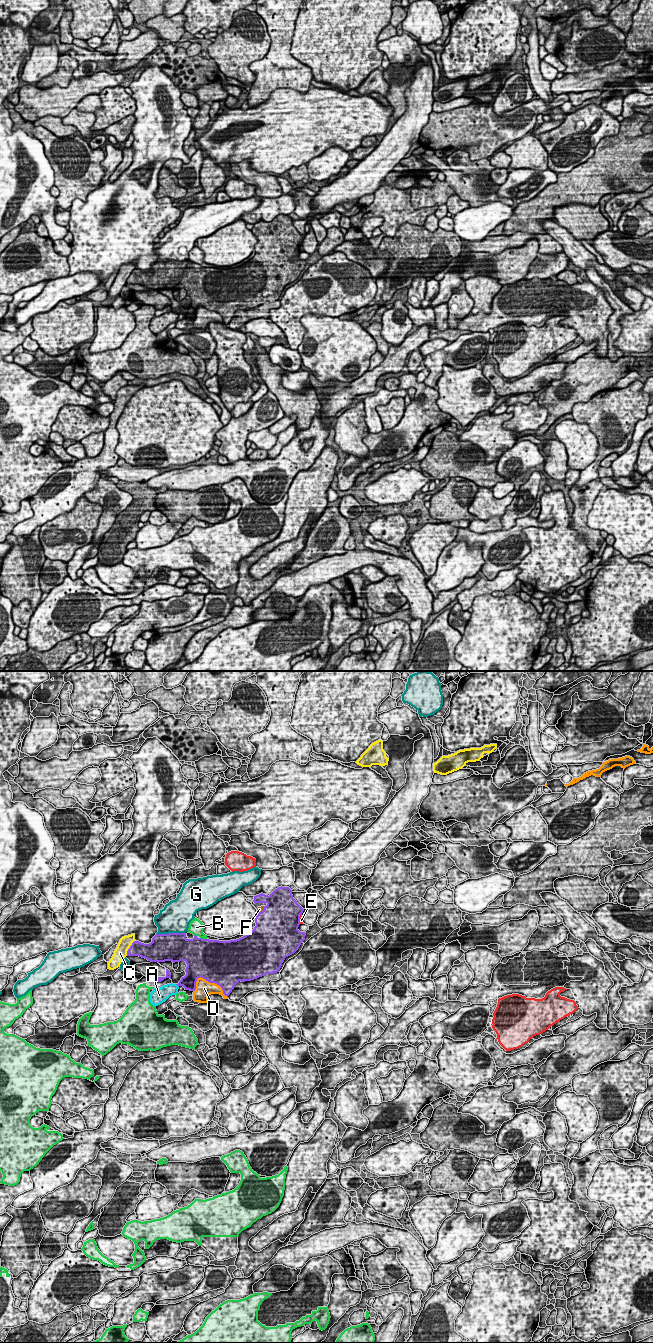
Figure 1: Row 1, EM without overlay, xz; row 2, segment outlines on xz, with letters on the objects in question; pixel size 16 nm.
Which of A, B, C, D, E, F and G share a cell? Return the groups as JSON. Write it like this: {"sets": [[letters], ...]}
{"sets": [["A"], ["B"], ["C"], ["D"], ["E"], ["F"], ["G"]]}

